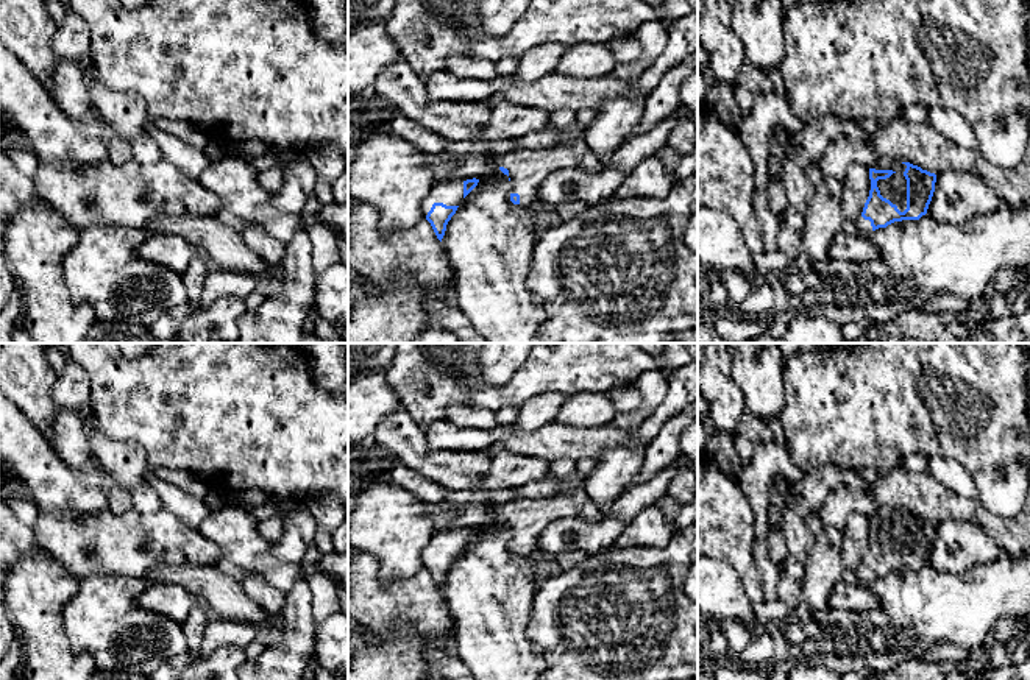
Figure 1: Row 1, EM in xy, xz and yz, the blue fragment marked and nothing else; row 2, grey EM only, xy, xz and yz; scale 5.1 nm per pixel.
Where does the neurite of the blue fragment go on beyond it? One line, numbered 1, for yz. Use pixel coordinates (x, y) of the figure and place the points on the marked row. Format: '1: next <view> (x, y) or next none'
1: next yz (895, 187)

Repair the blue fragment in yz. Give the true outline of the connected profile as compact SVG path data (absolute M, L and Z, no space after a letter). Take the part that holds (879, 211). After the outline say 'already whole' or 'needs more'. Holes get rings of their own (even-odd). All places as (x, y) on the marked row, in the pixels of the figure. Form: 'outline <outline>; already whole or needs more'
outline M877 158L869 168L871 190L861 215L855 220L858 234L868 237L894 221L919 220L927 214L936 175L910 162Z; needs more

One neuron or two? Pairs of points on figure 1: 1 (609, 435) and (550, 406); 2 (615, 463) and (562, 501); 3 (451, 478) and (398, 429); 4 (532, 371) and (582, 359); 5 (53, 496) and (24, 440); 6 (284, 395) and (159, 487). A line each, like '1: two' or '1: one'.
1: two
2: two
3: one
4: one
5: one
6: two

